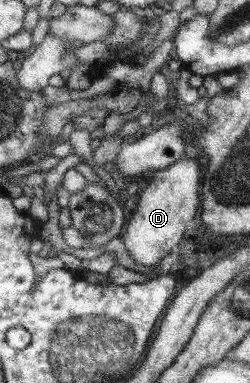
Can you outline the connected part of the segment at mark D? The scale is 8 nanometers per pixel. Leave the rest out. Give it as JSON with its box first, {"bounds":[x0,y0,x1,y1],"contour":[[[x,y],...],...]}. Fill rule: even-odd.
{"bounds":[119,159,201,267],"contour":[[[181,159],[174,165],[167,167],[165,170],[159,170],[151,179],[149,186],[140,193],[137,209],[133,213],[133,218],[127,223],[127,230],[123,236],[119,236],[130,256],[135,263],[151,267],[155,265],[161,257],[169,255],[169,251],[181,241],[187,223],[195,217],[199,209],[199,185],[201,185],[201,175],[199,175],[199,163],[197,159]]]}

